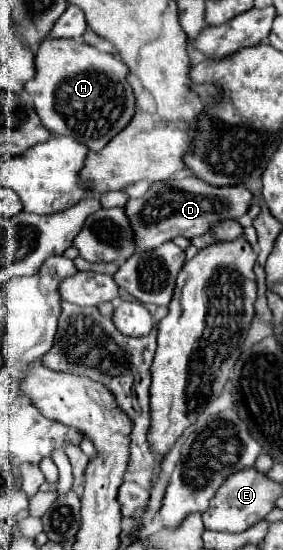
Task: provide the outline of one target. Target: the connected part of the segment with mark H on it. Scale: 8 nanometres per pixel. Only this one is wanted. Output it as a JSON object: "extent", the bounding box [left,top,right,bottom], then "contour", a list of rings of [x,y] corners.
{"extent":[25,39,135,149],"contour":[[[45,39],[35,53],[35,79],[25,83],[39,119],[53,135],[71,137],[87,149],[103,149],[135,115],[135,97],[127,85],[127,65],[77,39]]]}

